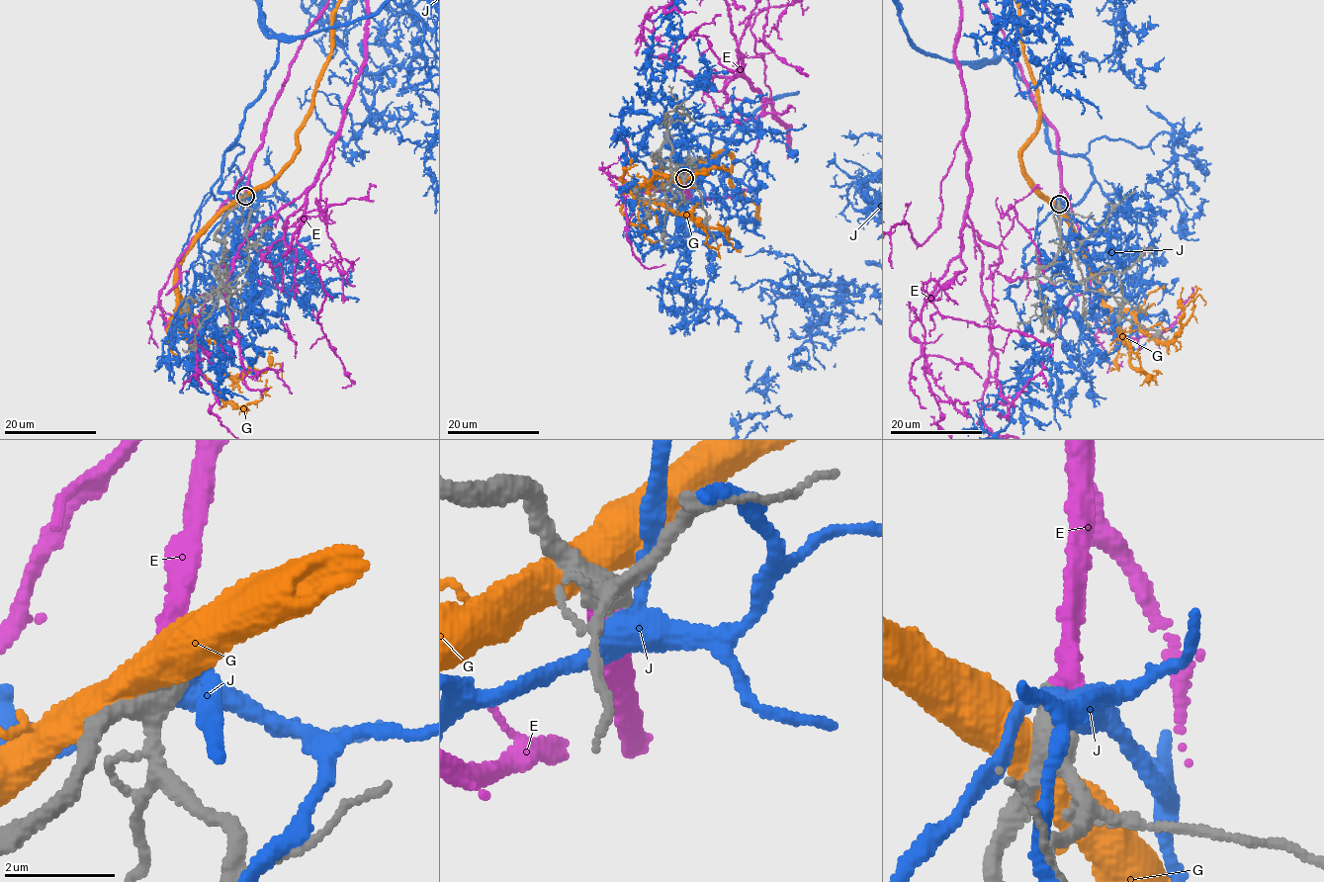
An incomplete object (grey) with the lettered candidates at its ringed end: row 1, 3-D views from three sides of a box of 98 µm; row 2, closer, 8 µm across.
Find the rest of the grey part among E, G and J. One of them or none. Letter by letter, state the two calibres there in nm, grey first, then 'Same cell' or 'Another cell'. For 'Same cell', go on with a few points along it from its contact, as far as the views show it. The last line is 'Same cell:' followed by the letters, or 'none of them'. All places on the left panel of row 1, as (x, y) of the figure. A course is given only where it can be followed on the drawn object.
E: Thickness 440 nm (grey) against 480 nm. Same cell
G: Thickness 400 nm (grey) against 550 nm. Another cell
J: Thickness 440 nm (grey) against 420 nm. Another cell
Same cell: E

